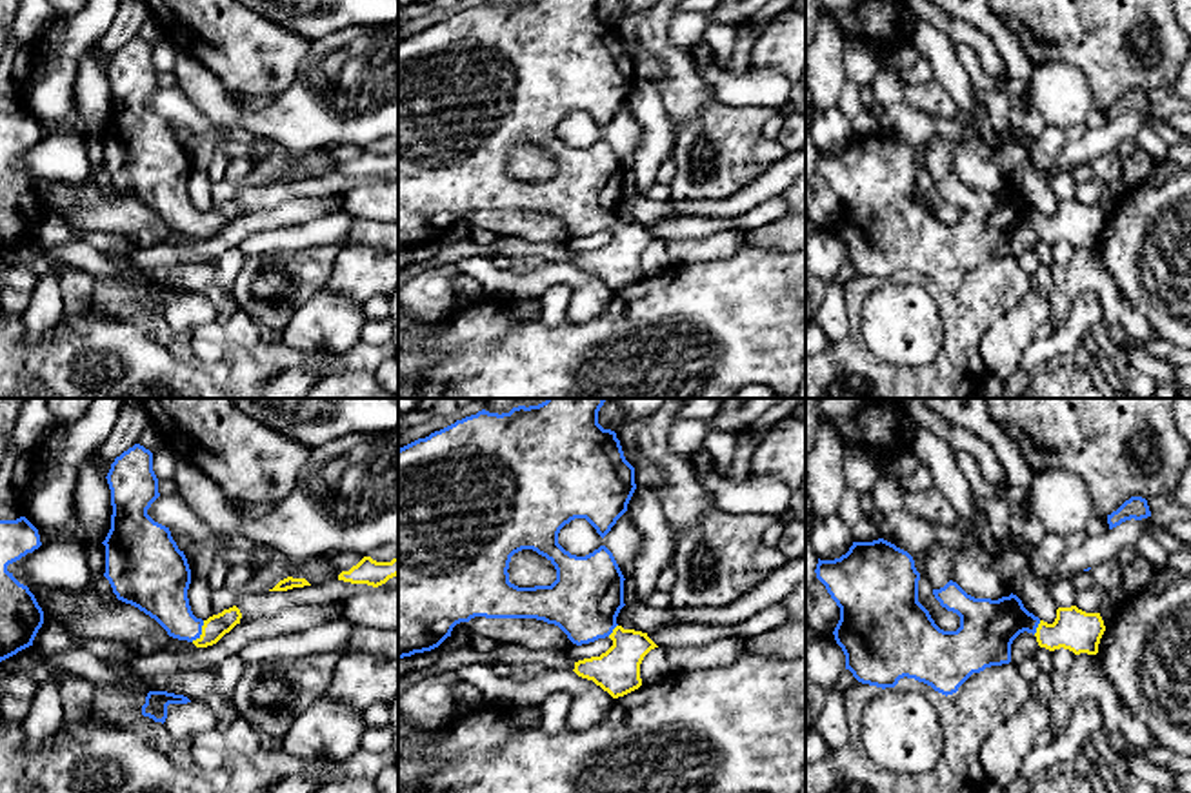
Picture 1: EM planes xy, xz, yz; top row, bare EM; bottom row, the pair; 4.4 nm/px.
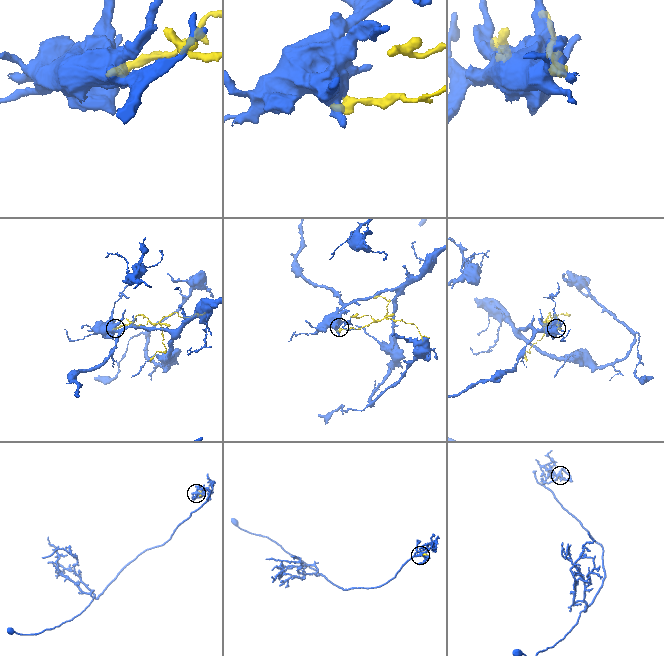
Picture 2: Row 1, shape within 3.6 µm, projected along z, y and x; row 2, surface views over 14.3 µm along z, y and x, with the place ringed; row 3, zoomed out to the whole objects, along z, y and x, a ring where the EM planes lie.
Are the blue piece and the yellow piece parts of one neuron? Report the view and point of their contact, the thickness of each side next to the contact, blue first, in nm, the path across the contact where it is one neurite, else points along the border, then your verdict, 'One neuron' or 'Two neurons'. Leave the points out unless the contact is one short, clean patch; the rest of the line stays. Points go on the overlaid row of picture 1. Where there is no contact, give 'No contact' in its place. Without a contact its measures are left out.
Touches blue at xy (200, 632). Thickness 240 nm (blue) against 100 nm. Path across: xy (160, 592), (200, 632), (210, 632), (217, 626). One neuron

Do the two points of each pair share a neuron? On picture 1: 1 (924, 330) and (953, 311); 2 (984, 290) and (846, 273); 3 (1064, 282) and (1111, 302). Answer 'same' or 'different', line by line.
1: different
2: different
3: same

